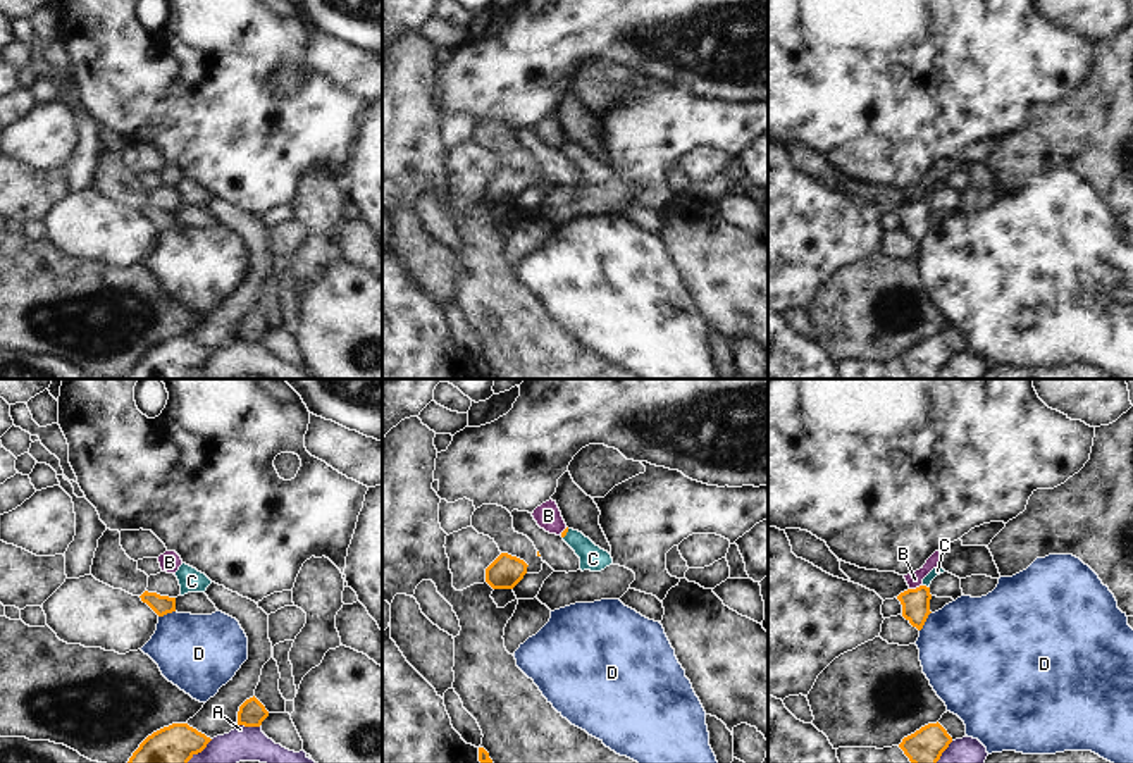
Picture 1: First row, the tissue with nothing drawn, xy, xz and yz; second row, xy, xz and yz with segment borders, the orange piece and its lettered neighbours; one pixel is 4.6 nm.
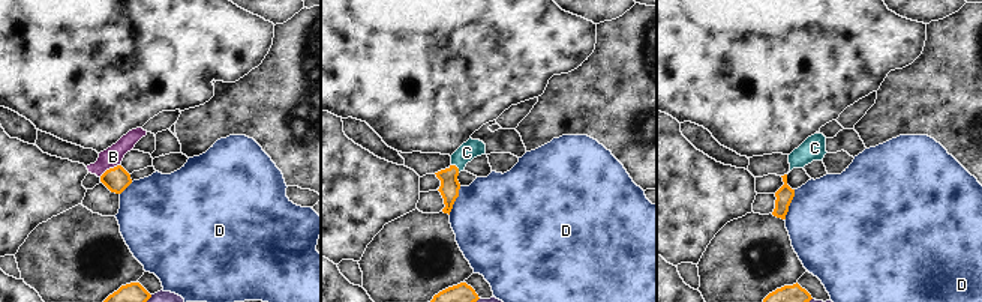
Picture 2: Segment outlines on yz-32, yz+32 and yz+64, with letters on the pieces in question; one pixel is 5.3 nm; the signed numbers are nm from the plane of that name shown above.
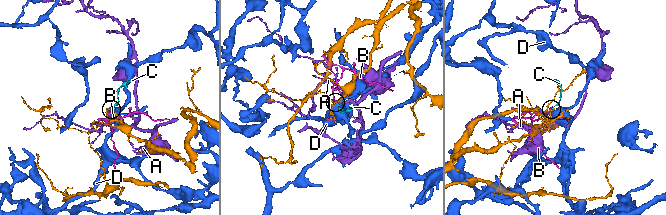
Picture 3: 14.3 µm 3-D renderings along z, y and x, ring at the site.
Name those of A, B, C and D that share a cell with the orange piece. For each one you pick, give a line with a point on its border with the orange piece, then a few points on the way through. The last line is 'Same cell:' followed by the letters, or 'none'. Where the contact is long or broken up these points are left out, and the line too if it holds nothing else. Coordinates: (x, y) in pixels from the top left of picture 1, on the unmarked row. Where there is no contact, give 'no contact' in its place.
C: contact yz (925, 200); way yz (915, 217), (925, 200), (927, 195)
Same cell: C

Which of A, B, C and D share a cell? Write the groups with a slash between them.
A / B / C / D

